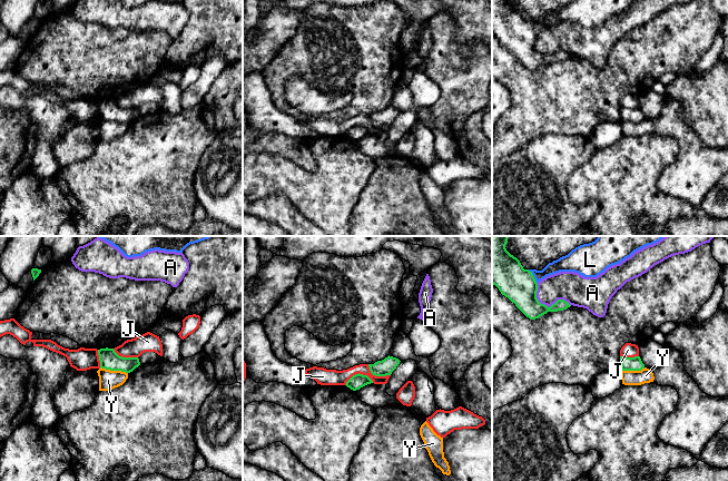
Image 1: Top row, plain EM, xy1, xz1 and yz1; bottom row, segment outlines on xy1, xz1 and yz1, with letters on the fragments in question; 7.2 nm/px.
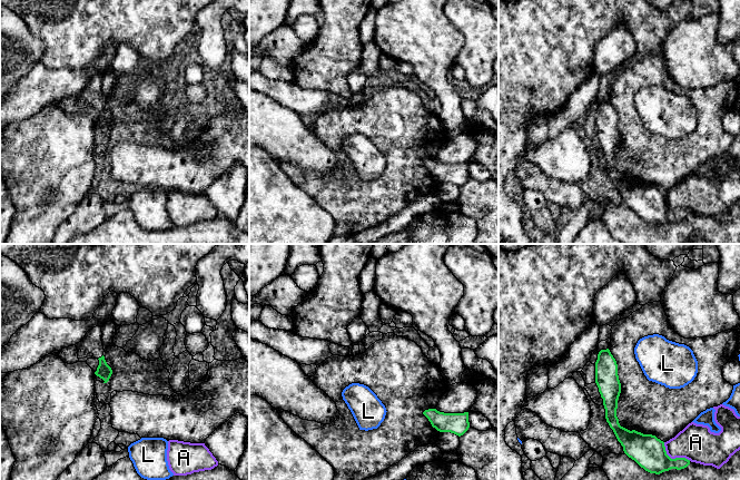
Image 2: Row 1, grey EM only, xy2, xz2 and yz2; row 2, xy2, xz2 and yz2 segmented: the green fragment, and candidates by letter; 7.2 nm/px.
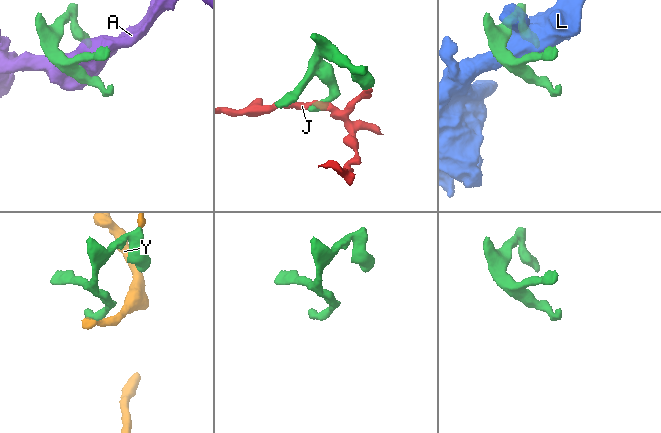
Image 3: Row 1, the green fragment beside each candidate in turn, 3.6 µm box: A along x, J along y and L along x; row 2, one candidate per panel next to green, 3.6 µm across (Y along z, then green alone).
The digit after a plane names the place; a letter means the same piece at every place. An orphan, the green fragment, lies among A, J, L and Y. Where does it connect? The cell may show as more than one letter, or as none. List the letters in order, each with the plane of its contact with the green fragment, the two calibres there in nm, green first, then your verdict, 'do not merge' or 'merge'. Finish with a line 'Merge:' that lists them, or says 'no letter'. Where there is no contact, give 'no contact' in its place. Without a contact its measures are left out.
A: yz1 | 240/220 nm | do not merge
J: xz1 | 110/120 nm | do not merge
L: yz1 | 260/110 nm | do not merge
Y: xy1 | 140/140 nm | do not merge
Merge: no letter

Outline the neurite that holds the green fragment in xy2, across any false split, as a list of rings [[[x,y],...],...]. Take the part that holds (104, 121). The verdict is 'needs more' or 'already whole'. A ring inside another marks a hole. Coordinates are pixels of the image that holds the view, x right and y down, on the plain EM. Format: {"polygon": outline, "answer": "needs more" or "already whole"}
{"polygon": [[[96,77],[88,81],[83,90],[76,95],[79,112],[87,112],[88,109],[98,109],[99,116],[95,125],[107,134],[112,125],[111,118],[103,107],[103,96],[101,91],[101,77]]], "answer": "needs more"}

